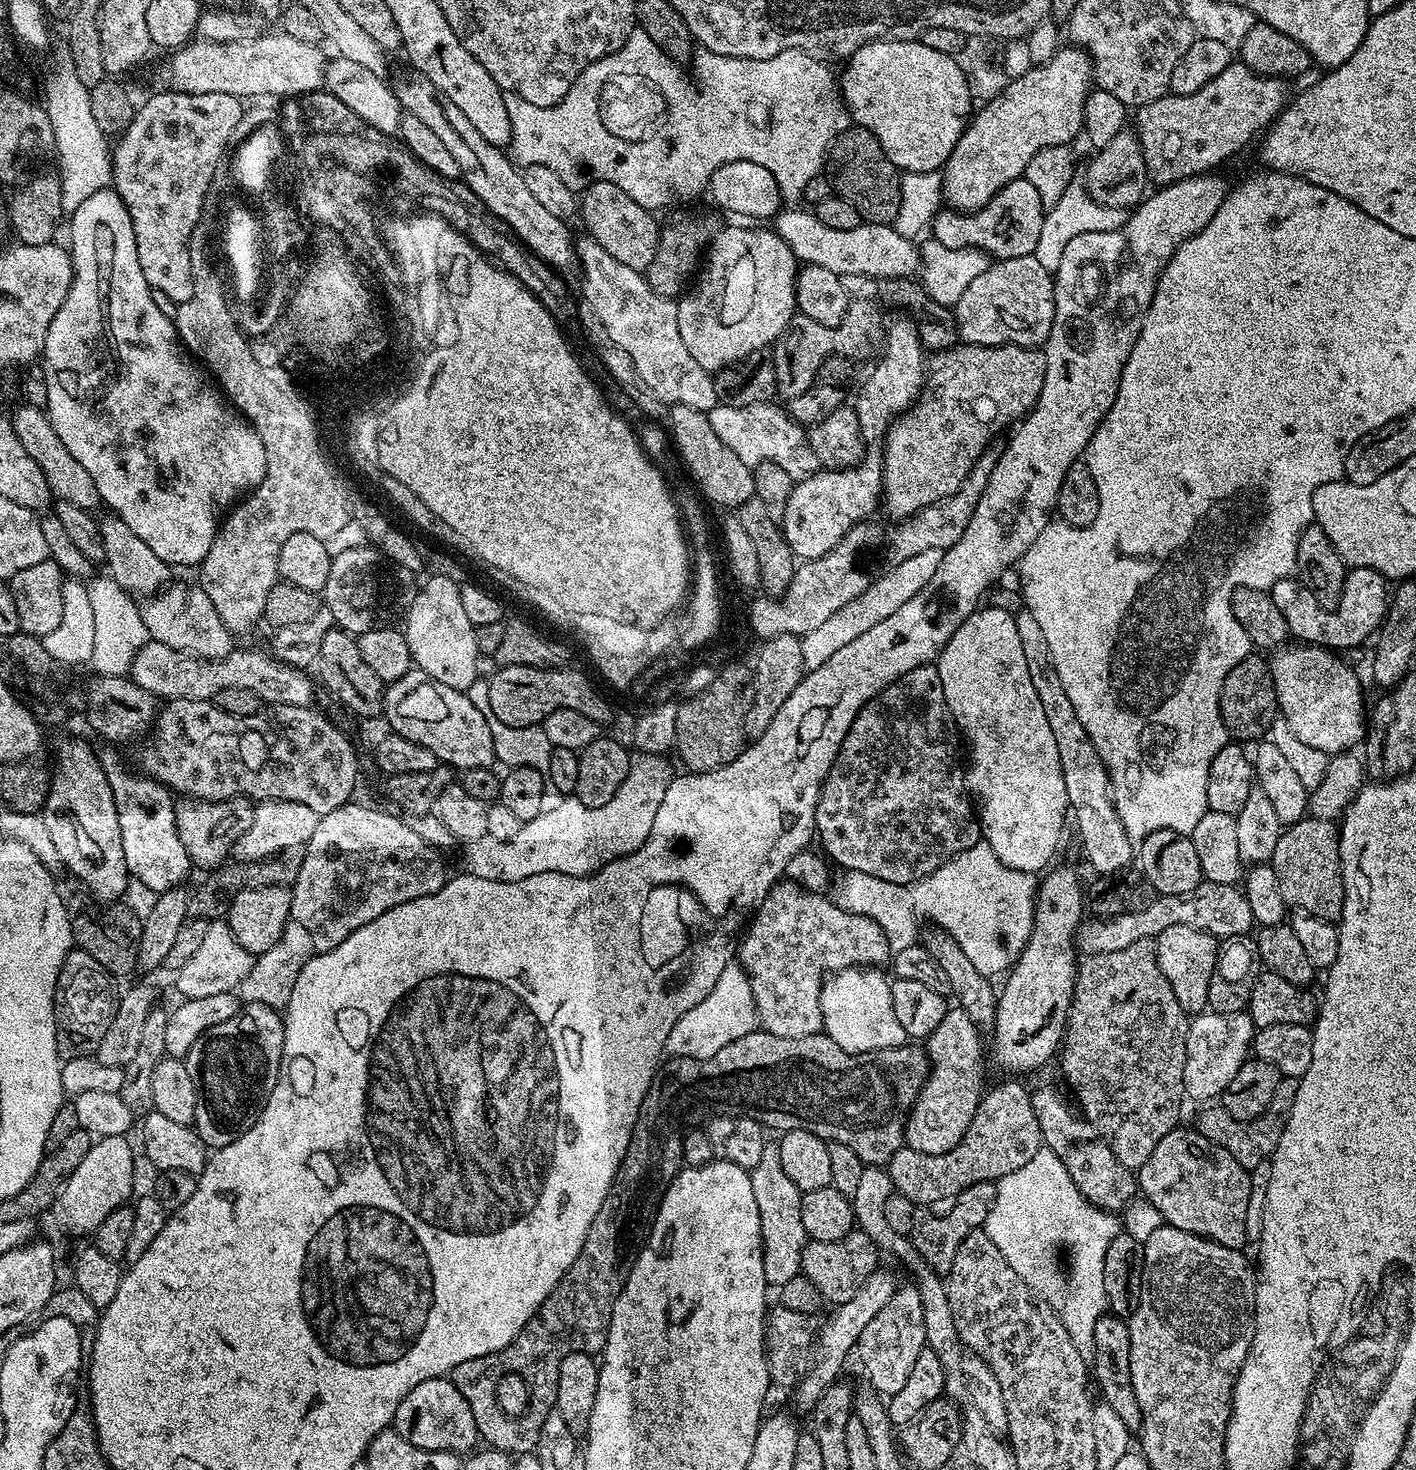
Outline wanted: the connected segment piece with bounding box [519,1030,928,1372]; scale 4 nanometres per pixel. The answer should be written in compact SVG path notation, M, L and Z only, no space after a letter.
M757 1030L738 1038L738 1042L730 1042L730 1046L722 1046L722 1050L710 1058L699 1060L682 1056L677 1064L680 1065L674 1067L666 1078L653 1079L640 1107L643 1119L634 1126L630 1146L612 1183L613 1189L619 1192L620 1188L620 1197L616 1200L616 1208L620 1212L613 1214L609 1228L603 1224L606 1218L603 1211L594 1214L594 1222L590 1222L590 1230L586 1234L586 1242L582 1242L578 1258L574 1258L570 1270L558 1282L558 1286L554 1286L554 1290L519 1334L524 1344L532 1341L530 1352L540 1352L540 1360L544 1360L544 1372L548 1372L552 1364L560 1364L560 1360L571 1352L603 1353L614 1302L650 1231L650 1221L660 1205L664 1189L685 1167L686 1126L703 1125L709 1114L746 1114L751 1120L764 1125L765 1129L777 1128L780 1134L801 1128L810 1130L810 1134L818 1134L818 1138L823 1140L845 1143L868 1166L875 1161L872 1159L876 1156L875 1150L868 1144L878 1143L880 1136L884 1140L892 1140L893 1149L905 1147L904 1123L928 1076L928 1054L923 1047L905 1042L897 1048L877 1052L847 1052L823 1031L806 1034L802 1038L782 1038L778 1034Z

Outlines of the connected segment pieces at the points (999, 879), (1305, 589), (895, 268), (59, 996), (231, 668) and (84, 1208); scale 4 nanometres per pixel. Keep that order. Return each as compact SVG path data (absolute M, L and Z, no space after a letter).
M981 842L970 850L950 857L943 866L934 870L934 874L922 880L922 884L924 908L928 908L928 912L936 912L935 923L942 929L946 926L966 928L966 948L972 946L978 948L978 954L984 954L984 966L980 971L982 975L992 978L995 972L1003 973L1024 949L1024 943L1032 932L1038 880L1033 873L1007 868L989 844Z
M1352 568L1344 577L1340 600L1331 610L1323 608L1311 588L1296 578L1274 582L1270 595L1286 618L1289 633L1297 641L1319 644L1322 648L1333 650L1347 650L1363 645L1375 637L1388 612L1390 584L1372 568Z
M792 208L776 213L774 230L792 247L801 263L823 266L840 275L860 274L878 280L913 277L921 267L919 247L898 234L893 225L861 222L851 230L831 229L819 222L813 211Z
M73 950L62 962L52 1011L54 1047L61 1061L92 1056L98 1050L102 1038L106 1038L106 1030L110 1030L118 1003L118 991L112 983L113 975L84 951Z
M149 639L132 660L130 678L150 695L169 700L212 700L218 690L226 686L242 686L254 690L262 702L268 696L268 672L272 672L272 696L276 696L276 665L280 660L260 652L234 650L221 660L201 660L199 656L187 656L185 652Z
M123 1135L98 1138L91 1143L88 1154L64 1181L50 1209L50 1216L53 1216L60 1229L72 1236L91 1235L108 1214L131 1199L130 1194L134 1188L134 1154L128 1140Z

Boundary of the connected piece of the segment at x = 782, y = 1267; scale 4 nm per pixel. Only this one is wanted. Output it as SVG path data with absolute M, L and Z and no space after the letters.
M765 1147L762 1162L750 1170L750 1175L754 1186L754 1202L758 1202L760 1215L764 1280L773 1289L779 1290L786 1282L790 1282L790 1278L801 1275L802 1250L809 1241L806 1230L802 1230L802 1194L782 1170L775 1147Z

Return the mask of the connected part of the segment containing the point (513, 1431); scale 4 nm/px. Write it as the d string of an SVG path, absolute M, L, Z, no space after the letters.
M484 1356L462 1362L458 1366L454 1366L450 1373L452 1384L458 1386L462 1398L466 1398L466 1402L470 1402L470 1410L474 1414L479 1439L483 1443L485 1440L488 1443L485 1445L491 1446L497 1452L531 1453L535 1449L536 1443L540 1441L540 1427L544 1425L546 1418L554 1409L549 1404L536 1404L536 1408L525 1407L521 1411L521 1416L507 1416L507 1411L503 1407L492 1408L492 1400L498 1393L494 1391L492 1384L488 1384L488 1380L484 1380L484 1376L488 1376L488 1368L484 1368Z

